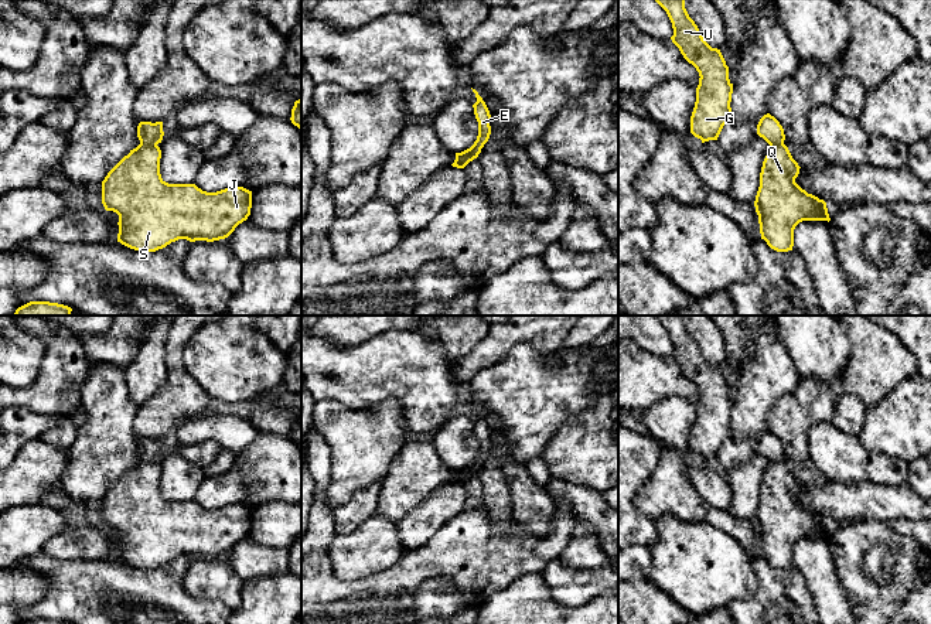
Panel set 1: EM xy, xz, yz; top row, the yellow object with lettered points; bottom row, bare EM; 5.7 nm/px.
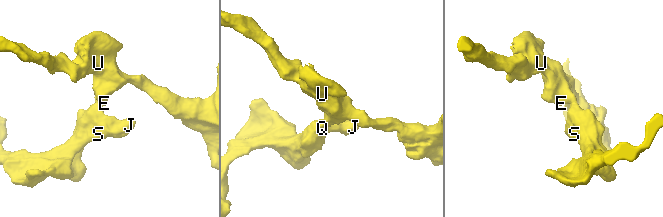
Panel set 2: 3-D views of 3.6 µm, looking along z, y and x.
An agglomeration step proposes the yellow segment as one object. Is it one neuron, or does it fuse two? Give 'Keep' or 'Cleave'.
Cleave

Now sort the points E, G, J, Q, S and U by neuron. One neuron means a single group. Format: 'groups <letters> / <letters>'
groups E G U / J Q S

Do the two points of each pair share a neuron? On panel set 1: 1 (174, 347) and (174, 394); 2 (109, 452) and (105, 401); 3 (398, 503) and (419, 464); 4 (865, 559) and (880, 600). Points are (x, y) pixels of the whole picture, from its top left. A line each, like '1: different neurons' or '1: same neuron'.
1: same neuron
2: same neuron
3: same neuron
4: same neuron

